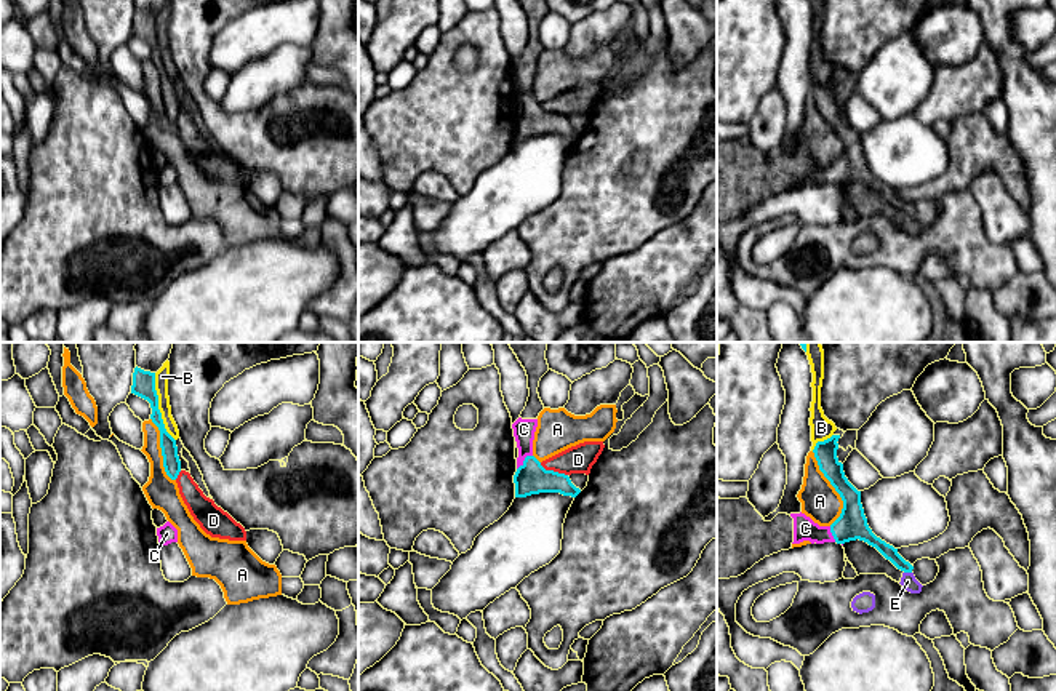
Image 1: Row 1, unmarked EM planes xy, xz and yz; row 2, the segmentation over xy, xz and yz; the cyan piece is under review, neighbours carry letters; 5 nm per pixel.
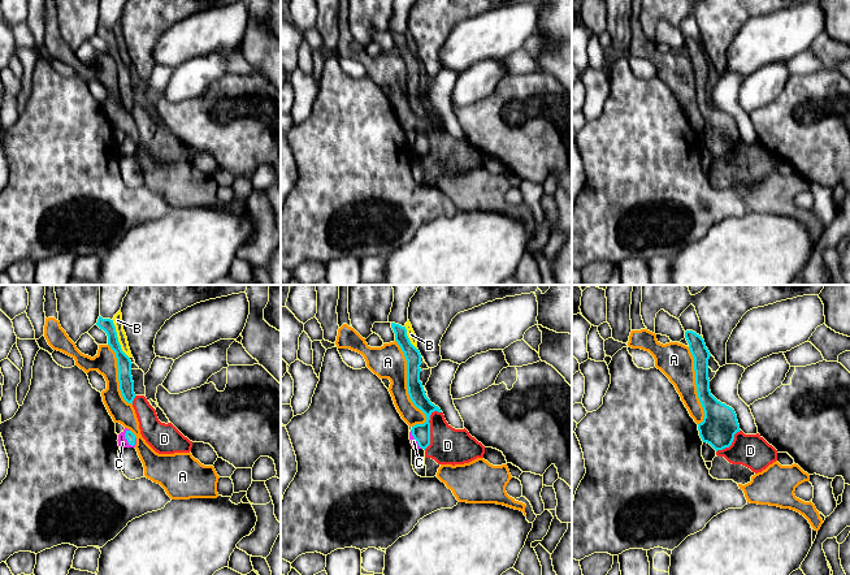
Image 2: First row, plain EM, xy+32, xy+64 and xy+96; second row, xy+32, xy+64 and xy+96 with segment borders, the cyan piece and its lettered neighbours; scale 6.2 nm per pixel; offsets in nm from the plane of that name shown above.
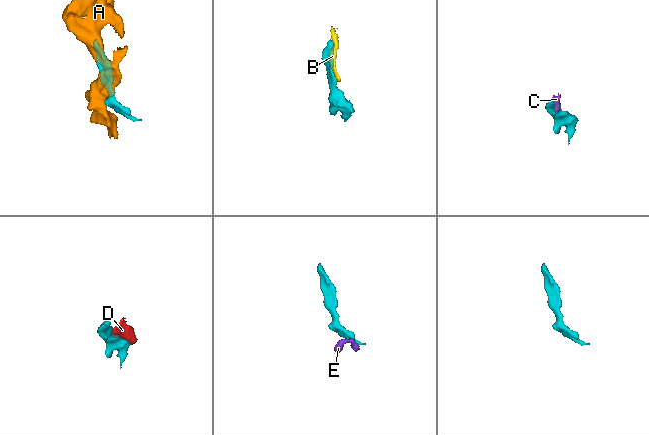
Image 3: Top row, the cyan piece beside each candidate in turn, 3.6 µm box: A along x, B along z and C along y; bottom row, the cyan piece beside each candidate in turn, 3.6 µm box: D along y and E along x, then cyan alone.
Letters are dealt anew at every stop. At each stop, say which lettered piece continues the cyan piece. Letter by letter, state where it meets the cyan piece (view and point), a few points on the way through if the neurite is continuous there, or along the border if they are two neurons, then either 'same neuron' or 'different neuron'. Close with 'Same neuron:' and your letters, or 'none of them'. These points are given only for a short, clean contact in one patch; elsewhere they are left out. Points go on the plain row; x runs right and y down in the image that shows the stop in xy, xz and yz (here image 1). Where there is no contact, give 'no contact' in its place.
A: meets cyan in yz at (834, 128); different neuron
B: meets cyan in xy at (157, 48); different neuron
C: meets cyan in xz at (524, 103); runs through xz (530, 120), (524, 103), (524, 71); same neuron
D: meets cyan in xz at (552, 112); different neuron
E: meets cyan in yz at (908, 213); different neuron
Same neuron: C

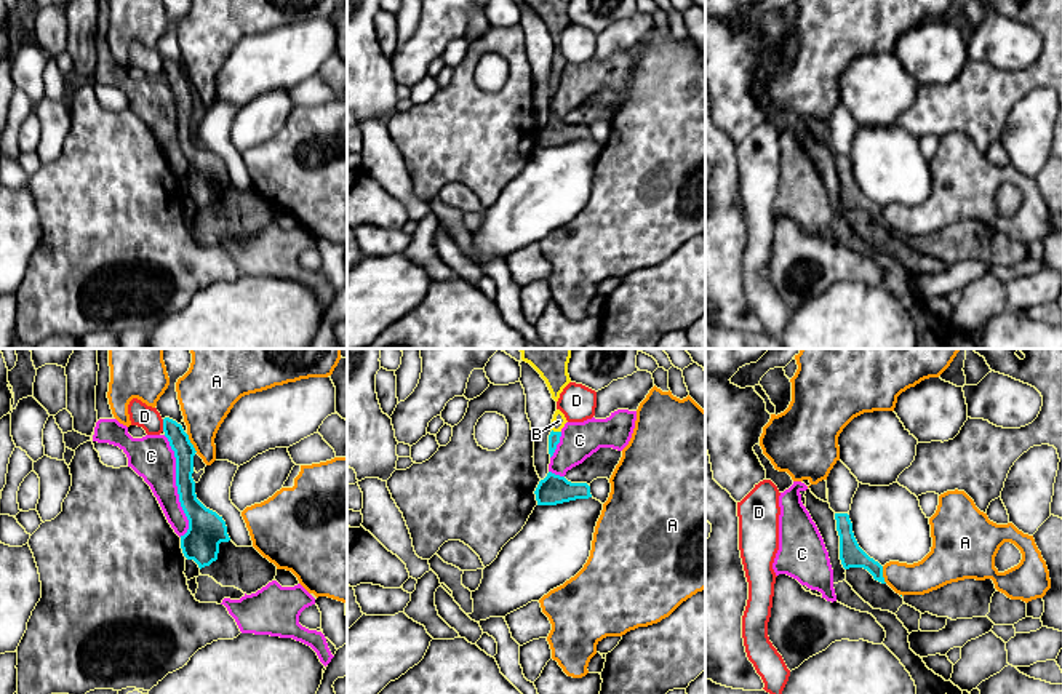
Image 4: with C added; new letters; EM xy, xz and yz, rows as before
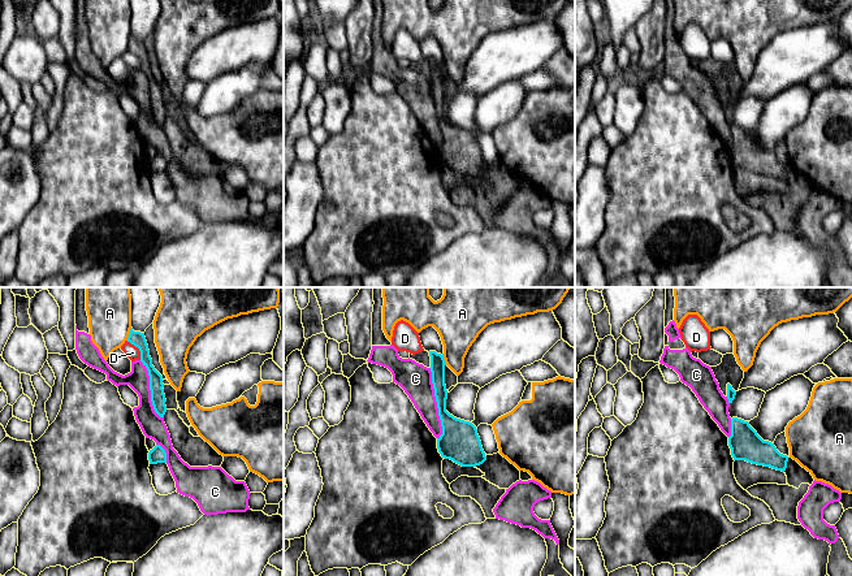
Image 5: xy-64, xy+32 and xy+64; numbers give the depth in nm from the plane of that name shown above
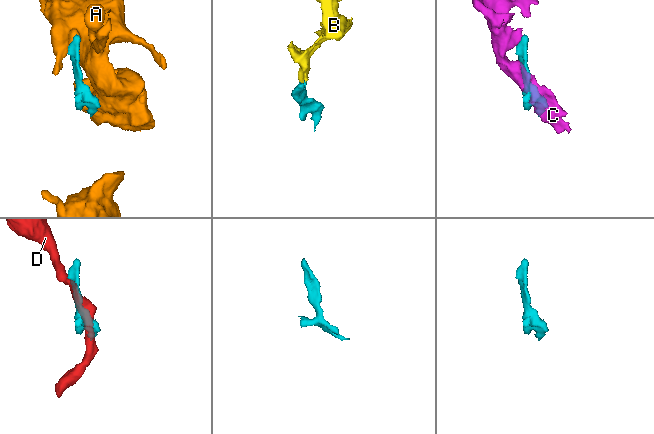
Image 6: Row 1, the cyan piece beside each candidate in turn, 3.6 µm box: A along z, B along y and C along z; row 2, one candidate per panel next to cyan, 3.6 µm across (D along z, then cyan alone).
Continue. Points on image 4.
A: meets cyan in xy at (191, 85); different neuron
B: meets cyan in xz at (557, 74); runs through xz (554, 80), (557, 74), (558, 63); same neuron
C: meets cyan in xy at (176, 127); different neuron
D: meets cyan in xy at (163, 67); border along xy (162, 61), (163, 72); different neuron
Same neuron: B

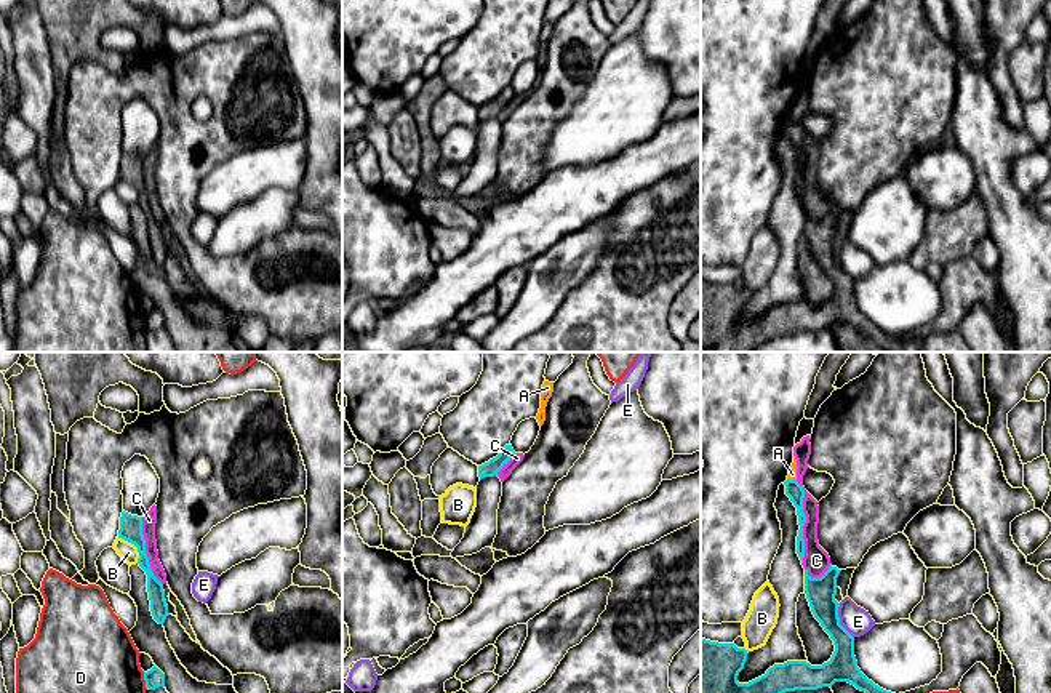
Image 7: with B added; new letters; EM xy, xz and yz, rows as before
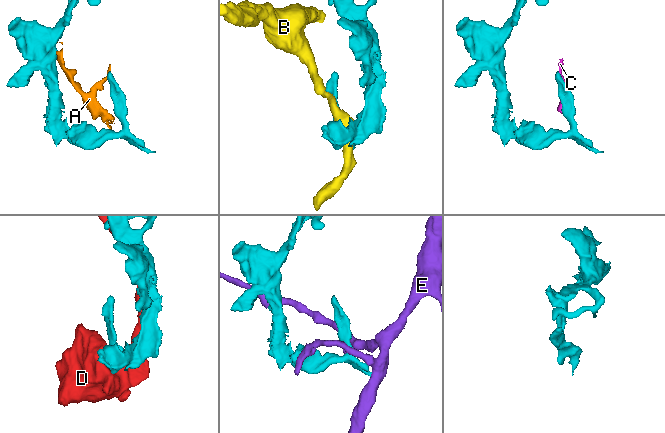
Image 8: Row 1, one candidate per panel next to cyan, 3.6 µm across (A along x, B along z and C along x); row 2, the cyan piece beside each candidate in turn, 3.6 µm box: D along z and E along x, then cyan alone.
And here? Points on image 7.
A: meets cyan in yz at (792, 122); border along yz (787, 119), (795, 122); different neuron
B: meets cyan in xy at (135, 186); border along xy (119, 178), (136, 189), (138, 204); different neuron
C: meets cyan in yz at (805, 162); different neuron
D: meets cyan in xy at (144, 320); different neuron
E: meets cyan in yz at (839, 263); border along yz (839, 245), (839, 264), (853, 279); different neuron
Same neuron: none of them

